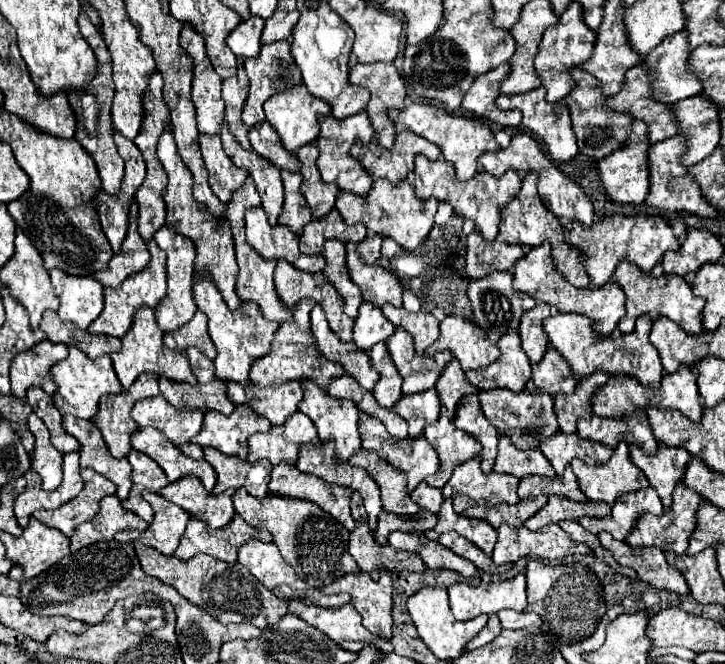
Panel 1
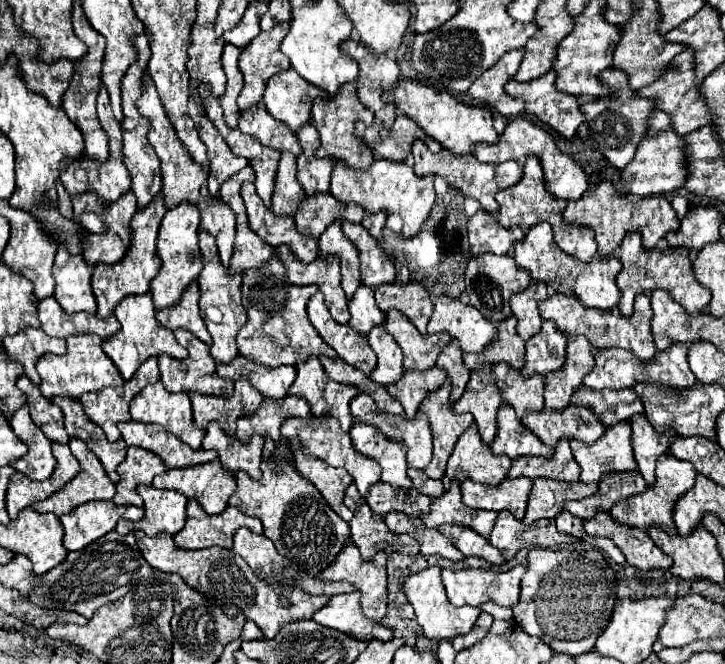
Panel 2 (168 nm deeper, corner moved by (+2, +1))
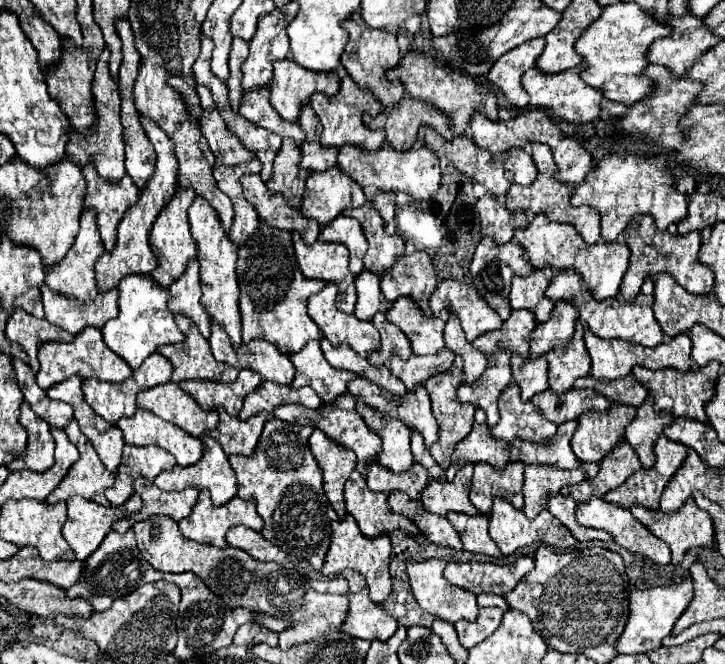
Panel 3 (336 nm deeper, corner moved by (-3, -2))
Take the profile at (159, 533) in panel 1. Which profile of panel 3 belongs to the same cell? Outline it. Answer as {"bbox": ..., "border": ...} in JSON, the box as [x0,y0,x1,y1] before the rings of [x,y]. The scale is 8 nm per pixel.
{"bbox":[112,476,198,532],"border":[[[142,476],[134,480],[134,492],[140,494],[142,508],[136,514],[130,514],[130,516],[114,522],[112,528],[118,532],[132,528],[134,522],[146,520],[152,514],[166,514],[174,520],[182,520],[190,514],[194,502],[198,498],[198,490],[194,490],[194,488],[188,488],[182,492],[166,492]]]}

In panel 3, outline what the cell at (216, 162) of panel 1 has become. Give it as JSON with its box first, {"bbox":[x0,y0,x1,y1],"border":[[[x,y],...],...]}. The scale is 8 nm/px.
{"bbox":[196,86,254,166],"border":[[[196,86],[196,92],[200,96],[202,106],[200,128],[210,144],[210,150],[216,156],[216,166],[236,166],[240,162],[252,160],[254,158],[252,150],[246,150],[240,138],[236,138],[236,134],[232,134],[224,120],[220,118],[220,112],[216,110],[210,90],[206,86]]]}

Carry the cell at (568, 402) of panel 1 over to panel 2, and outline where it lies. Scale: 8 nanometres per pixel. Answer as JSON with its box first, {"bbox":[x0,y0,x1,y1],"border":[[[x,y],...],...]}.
{"bbox":[545,339,595,411],"border":[[[571,339],[565,367],[545,375],[545,407],[551,411],[567,409],[571,395],[581,387],[583,377],[591,371],[593,365],[595,353],[587,339]]]}

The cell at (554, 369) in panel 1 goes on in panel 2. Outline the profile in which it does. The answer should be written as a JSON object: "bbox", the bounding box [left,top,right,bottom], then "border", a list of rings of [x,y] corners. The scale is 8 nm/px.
{"bbox":[521,323,567,377],"border":[[[543,323],[543,329],[535,339],[527,341],[527,363],[521,369],[523,377],[547,375],[559,371],[565,365],[567,339],[555,331],[555,323]]]}

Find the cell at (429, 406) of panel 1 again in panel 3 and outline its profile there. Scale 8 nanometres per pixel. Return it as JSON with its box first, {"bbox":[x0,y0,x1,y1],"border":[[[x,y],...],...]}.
{"bbox":[390,348,454,390],"border":[[[448,348],[432,356],[412,354],[408,360],[402,360],[394,352],[390,358],[390,370],[394,376],[398,376],[406,384],[406,390],[414,390],[418,382],[426,382],[426,378],[430,378],[432,374],[440,374],[448,370],[452,362],[454,362],[454,354]]]}

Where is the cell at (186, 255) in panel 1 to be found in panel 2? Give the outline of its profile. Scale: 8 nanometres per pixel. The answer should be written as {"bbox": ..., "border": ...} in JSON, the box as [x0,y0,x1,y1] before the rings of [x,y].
{"bbox":[151,203,201,311],"border":[[[181,203],[179,207],[167,211],[163,217],[157,237],[157,255],[161,257],[163,265],[157,279],[151,281],[151,295],[157,311],[175,307],[181,301],[185,289],[191,285],[193,279],[197,279],[201,271],[201,249],[197,227],[199,227],[199,211],[195,211],[195,207],[191,207],[189,203]]]}

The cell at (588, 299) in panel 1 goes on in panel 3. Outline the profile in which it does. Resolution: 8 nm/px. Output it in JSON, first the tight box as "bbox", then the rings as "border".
{"bbox":[514,214,630,300],"border":[[[536,214],[534,220],[526,228],[522,228],[522,230],[516,228],[514,240],[524,248],[526,258],[528,258],[528,262],[532,262],[534,268],[552,266],[556,270],[574,268],[576,272],[580,272],[584,282],[588,284],[590,292],[600,300],[602,298],[612,298],[620,290],[622,276],[628,268],[630,250],[628,250],[626,242],[598,240],[596,244],[590,246],[582,240],[582,236],[576,232],[576,228],[572,224],[550,222],[548,216],[544,216],[544,214]]]}

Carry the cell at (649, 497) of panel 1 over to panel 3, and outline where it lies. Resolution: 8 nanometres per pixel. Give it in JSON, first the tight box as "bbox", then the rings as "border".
{"bbox":[560,440,642,502],"border":[[[620,440],[618,446],[602,458],[596,478],[588,478],[586,482],[580,482],[576,486],[564,486],[564,490],[560,492],[572,496],[576,502],[586,502],[590,496],[602,498],[606,490],[620,486],[620,482],[624,482],[628,474],[640,468],[642,464],[636,458],[636,452],[632,450],[632,446],[628,446],[626,440]]]}

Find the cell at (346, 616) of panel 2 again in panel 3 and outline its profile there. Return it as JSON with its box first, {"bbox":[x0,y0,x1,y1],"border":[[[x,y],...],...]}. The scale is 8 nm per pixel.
{"bbox":[344,588,398,640],"border":[[[368,588],[348,594],[350,598],[350,612],[348,622],[344,622],[344,632],[348,632],[354,638],[362,640],[388,640],[396,628],[398,622],[392,618],[382,606],[374,604],[368,596]]]}

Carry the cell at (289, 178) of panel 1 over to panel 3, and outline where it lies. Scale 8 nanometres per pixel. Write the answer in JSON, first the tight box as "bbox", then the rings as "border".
{"bbox":[268,138,308,206],"border":[[[284,138],[280,154],[274,162],[272,180],[268,182],[268,190],[282,192],[290,206],[300,206],[304,196],[304,182],[308,178],[308,170],[300,168],[300,148],[292,138]]]}

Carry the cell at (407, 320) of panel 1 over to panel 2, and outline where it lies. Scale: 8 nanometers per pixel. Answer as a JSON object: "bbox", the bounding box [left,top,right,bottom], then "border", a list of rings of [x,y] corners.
{"bbox":[375,281,433,333],"border":[[[411,281],[405,289],[397,283],[391,283],[391,287],[379,287],[379,291],[375,291],[375,301],[383,313],[397,309],[407,315],[407,319],[417,327],[419,333],[425,333],[433,305],[429,293],[421,283]]]}

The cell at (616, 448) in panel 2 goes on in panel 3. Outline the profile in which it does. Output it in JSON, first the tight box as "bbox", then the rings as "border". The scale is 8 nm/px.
{"bbox":[572,404,636,462],"border":[[[612,404],[606,412],[586,412],[572,436],[572,450],[582,462],[600,462],[616,442],[624,428],[636,416],[636,406]]]}

